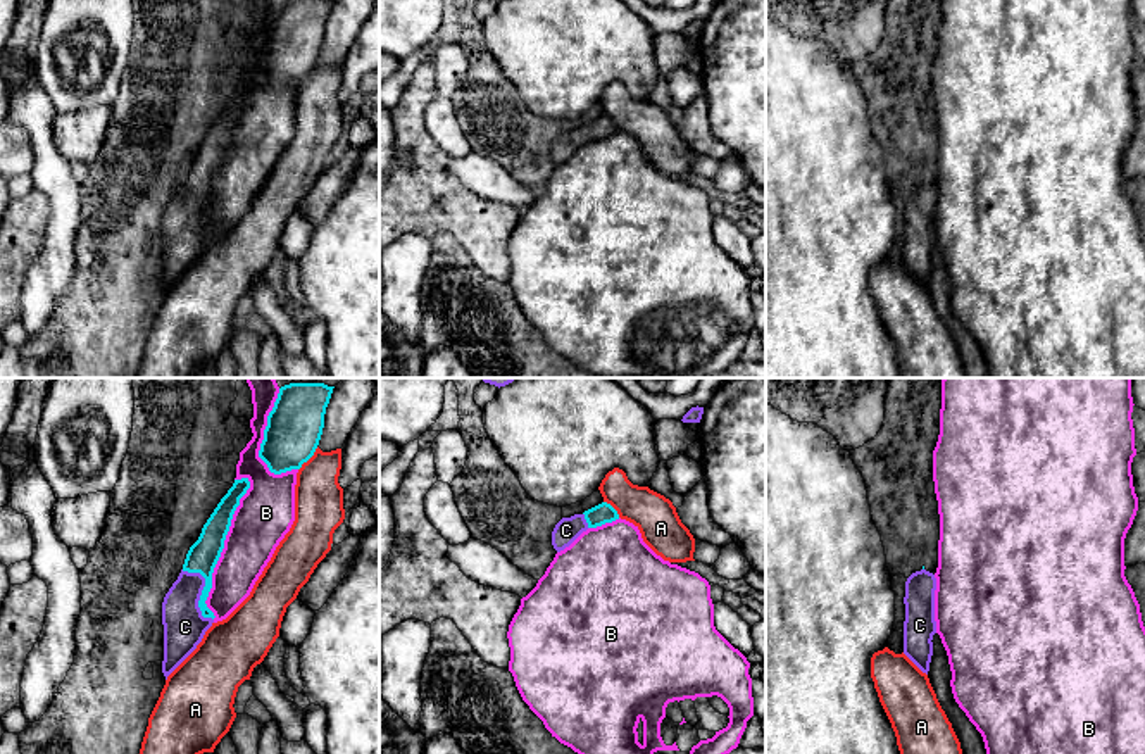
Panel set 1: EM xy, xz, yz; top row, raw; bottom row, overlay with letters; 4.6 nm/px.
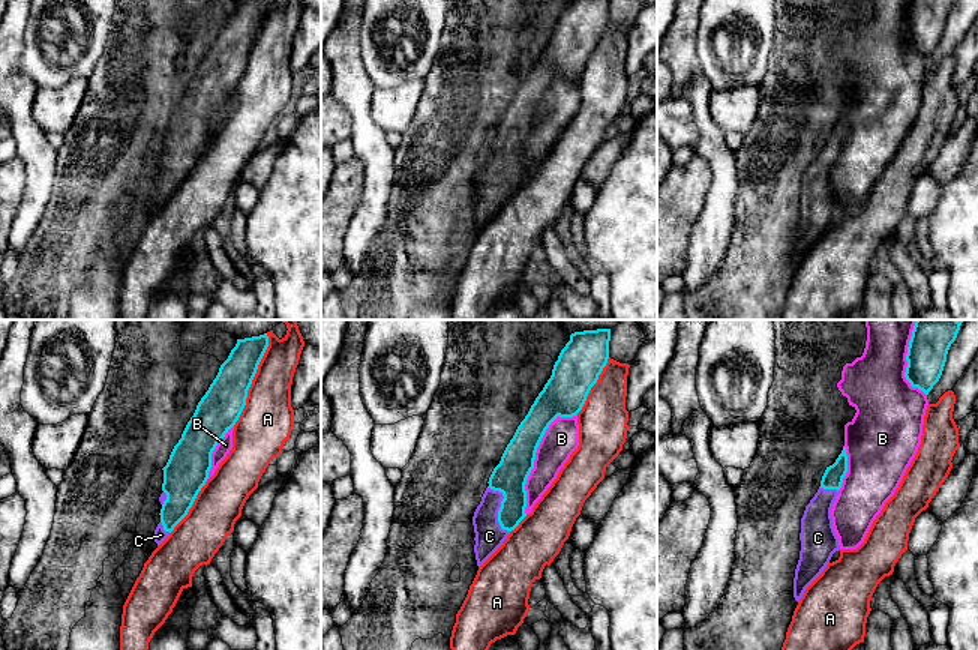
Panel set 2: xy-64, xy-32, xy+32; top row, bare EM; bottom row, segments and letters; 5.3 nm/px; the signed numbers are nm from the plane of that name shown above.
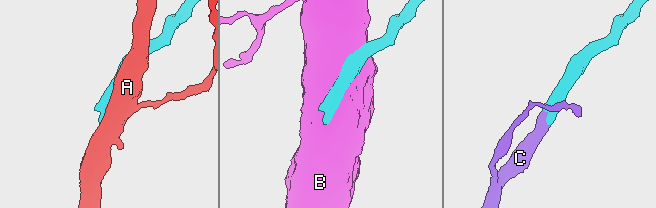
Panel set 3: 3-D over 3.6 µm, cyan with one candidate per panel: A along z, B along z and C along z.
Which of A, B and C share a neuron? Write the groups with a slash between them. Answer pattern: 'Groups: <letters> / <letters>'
Groups: A / B / C

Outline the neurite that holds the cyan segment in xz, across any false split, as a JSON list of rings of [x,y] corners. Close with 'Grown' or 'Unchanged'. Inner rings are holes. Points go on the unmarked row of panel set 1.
[[[602,116],[585,124],[583,128],[562,131],[552,145],[552,159],[557,166],[560,166],[569,160],[588,141],[597,141],[616,133],[619,133],[619,128],[607,116]]]. Grown

